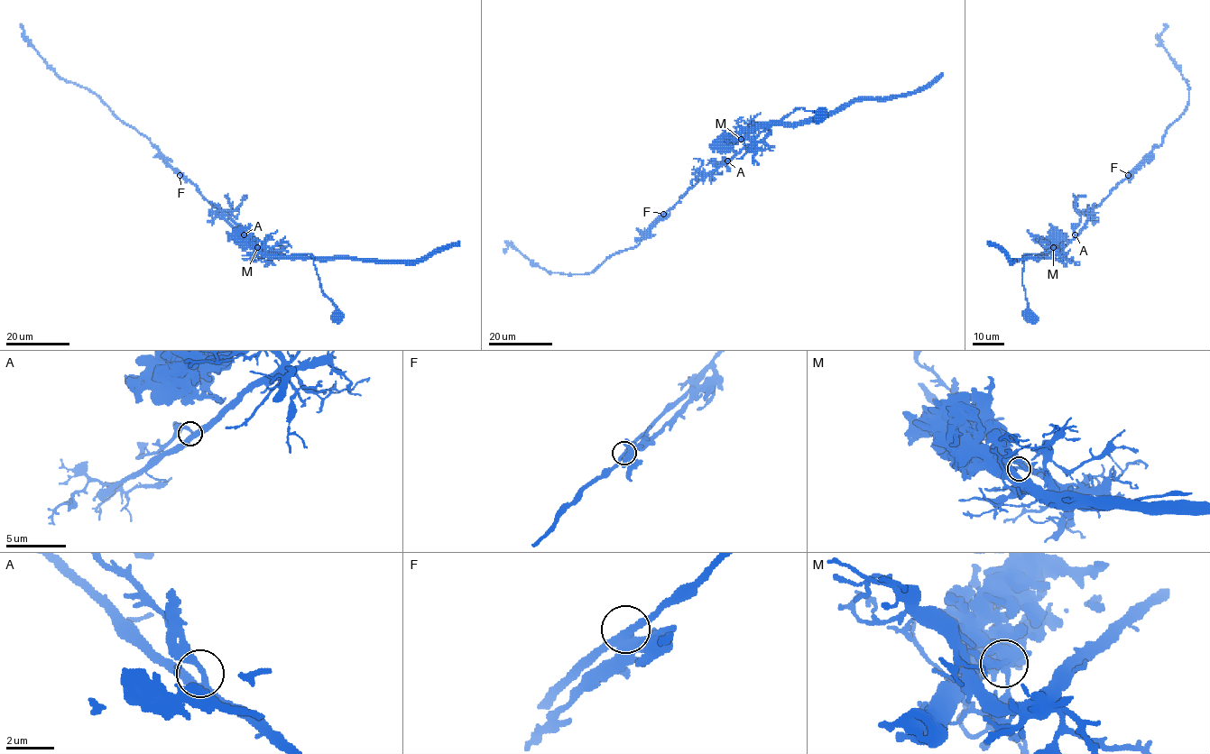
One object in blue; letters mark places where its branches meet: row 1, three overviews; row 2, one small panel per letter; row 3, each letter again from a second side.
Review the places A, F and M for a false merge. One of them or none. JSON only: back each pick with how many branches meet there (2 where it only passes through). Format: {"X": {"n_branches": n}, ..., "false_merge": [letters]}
{"M": {"n_branches": 3}, "false_merge": ["M"]}

